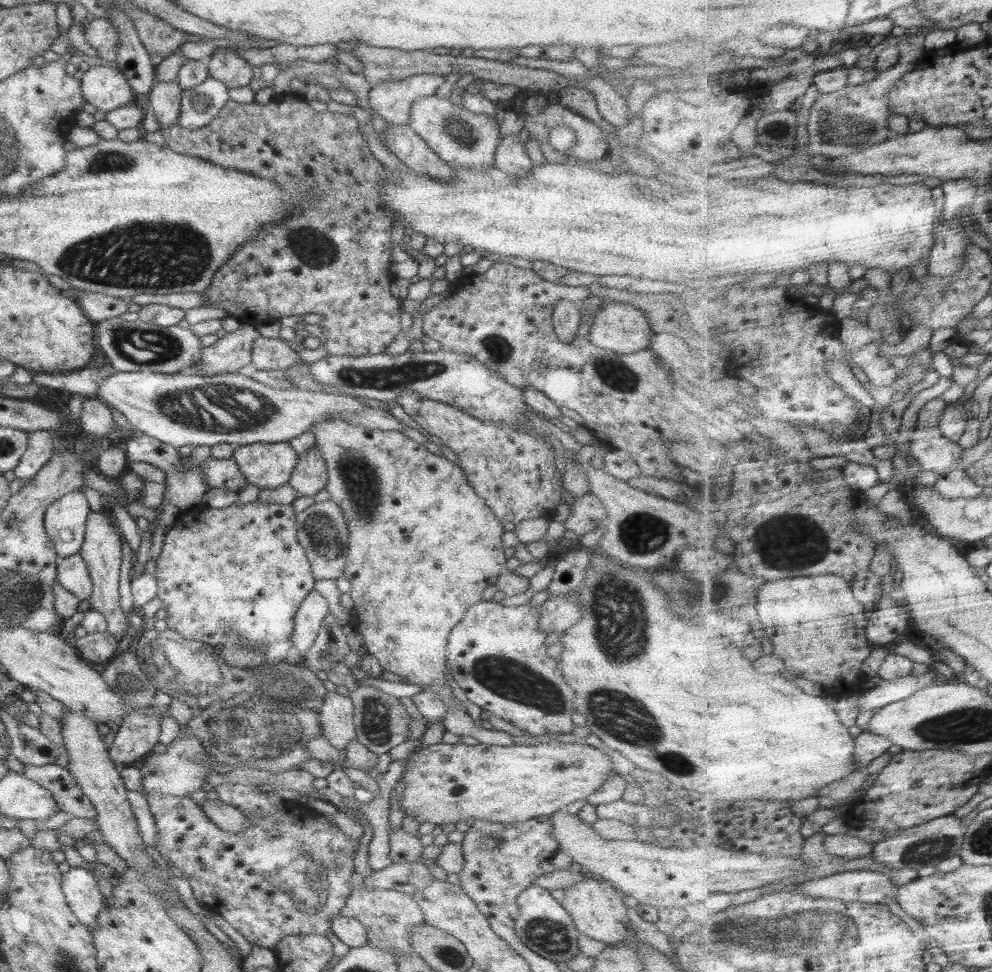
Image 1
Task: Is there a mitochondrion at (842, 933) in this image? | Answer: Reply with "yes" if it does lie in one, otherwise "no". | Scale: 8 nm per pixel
yes

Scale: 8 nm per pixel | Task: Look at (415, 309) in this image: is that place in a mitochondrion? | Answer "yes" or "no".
no

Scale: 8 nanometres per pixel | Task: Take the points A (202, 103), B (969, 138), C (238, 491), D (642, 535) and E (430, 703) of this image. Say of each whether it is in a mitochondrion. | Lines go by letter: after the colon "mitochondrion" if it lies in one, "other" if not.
A: mitochondrion
B: other
C: other
D: mitochondrion
E: other

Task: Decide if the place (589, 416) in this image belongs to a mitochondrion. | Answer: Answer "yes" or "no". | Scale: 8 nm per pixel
no

